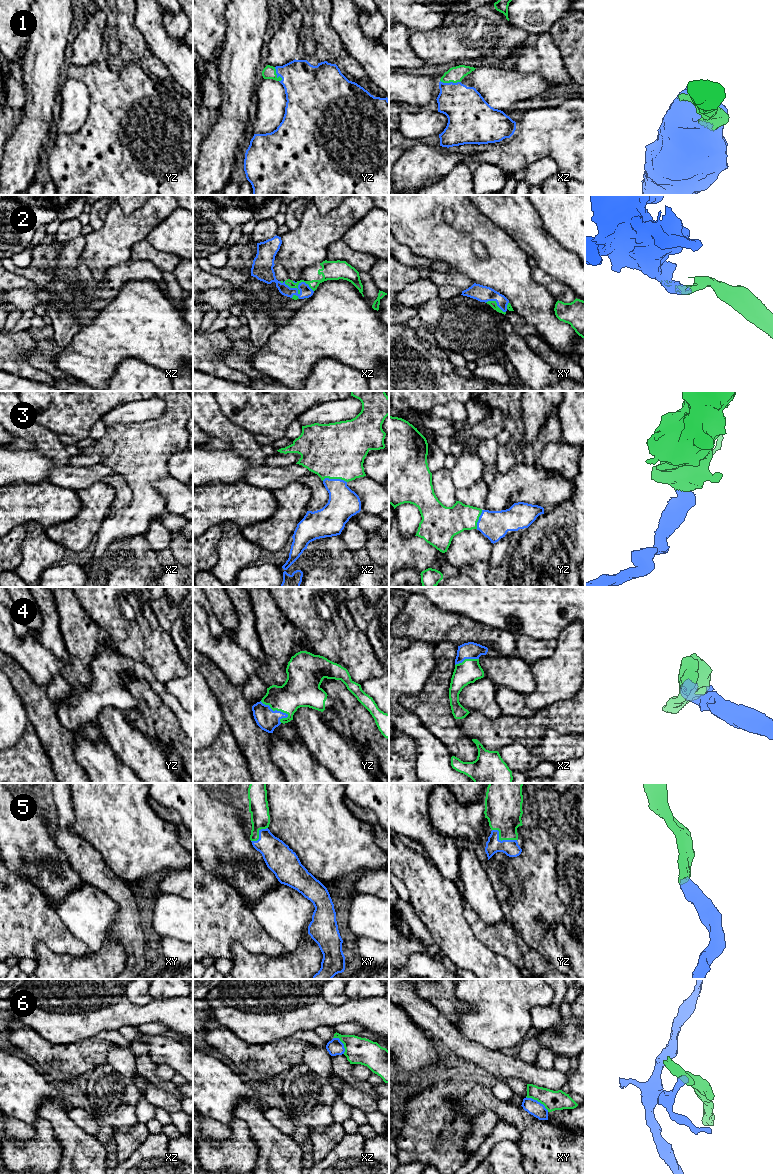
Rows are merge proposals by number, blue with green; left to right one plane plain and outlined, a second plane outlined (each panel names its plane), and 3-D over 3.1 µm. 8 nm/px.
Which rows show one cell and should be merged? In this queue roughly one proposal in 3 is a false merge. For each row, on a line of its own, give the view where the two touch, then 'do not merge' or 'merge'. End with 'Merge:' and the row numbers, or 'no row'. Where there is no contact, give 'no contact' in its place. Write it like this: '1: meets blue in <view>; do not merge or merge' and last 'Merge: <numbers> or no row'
1: meets blue in xz; merge
2: meets blue in xz; merge
3: meets blue in xz; merge
4: meets blue in yz; merge
5: meets blue in yz; merge
6: meets blue in xy; do not merge
Merge: 1, 2, 3, 4, 5

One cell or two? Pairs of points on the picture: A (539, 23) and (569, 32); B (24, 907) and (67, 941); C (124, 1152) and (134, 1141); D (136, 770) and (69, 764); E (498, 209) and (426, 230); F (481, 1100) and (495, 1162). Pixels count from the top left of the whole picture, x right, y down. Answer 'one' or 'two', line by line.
A: two
B: one
C: one
D: two
E: two
F: two

